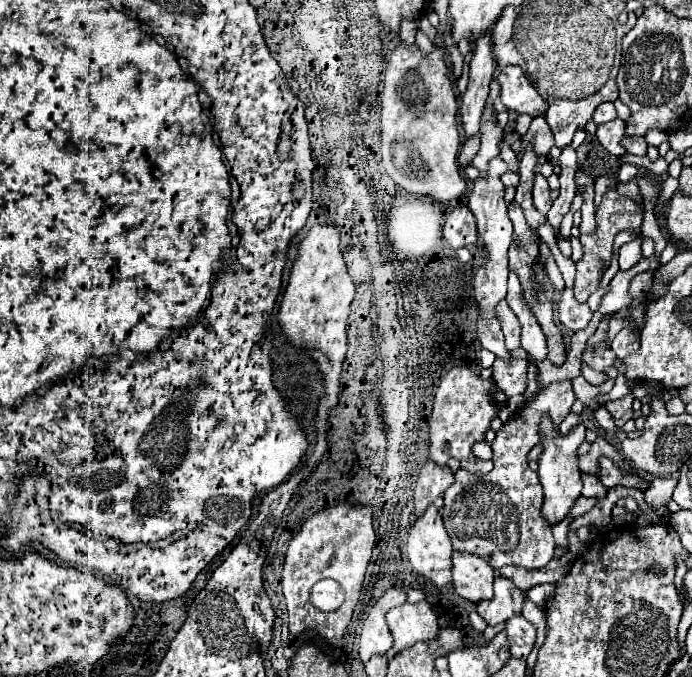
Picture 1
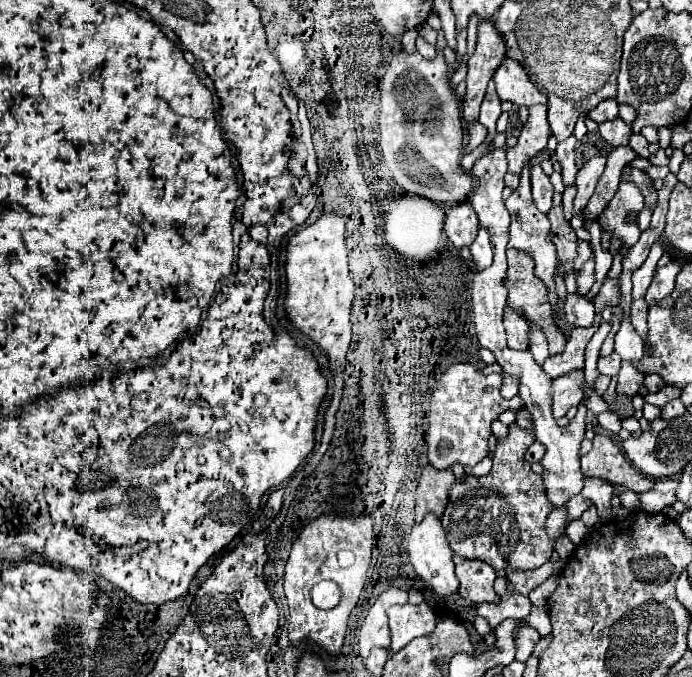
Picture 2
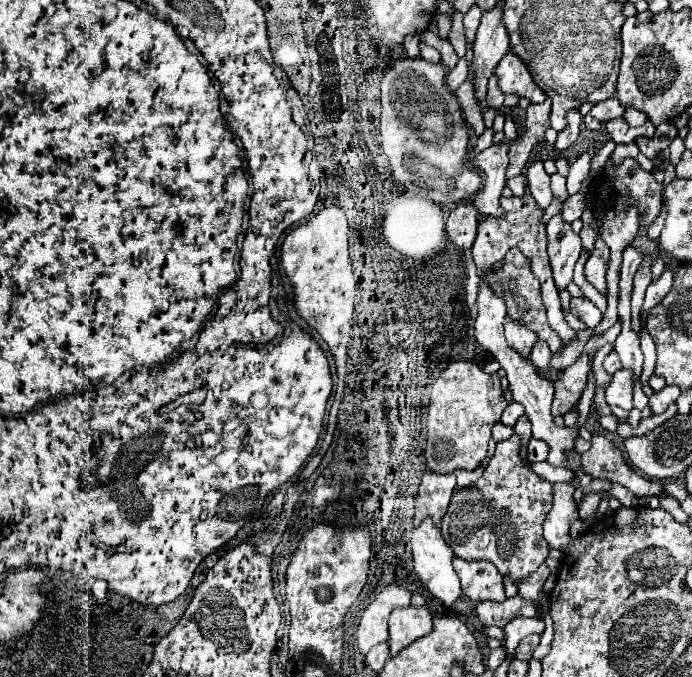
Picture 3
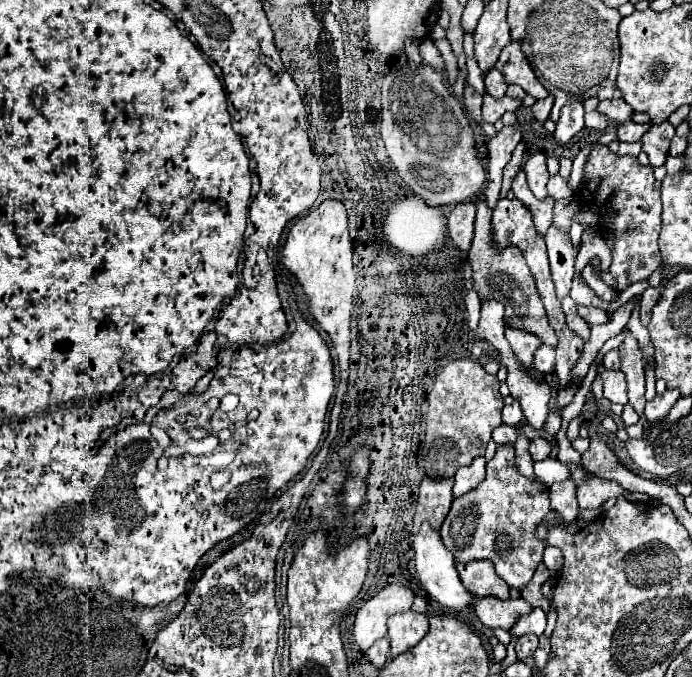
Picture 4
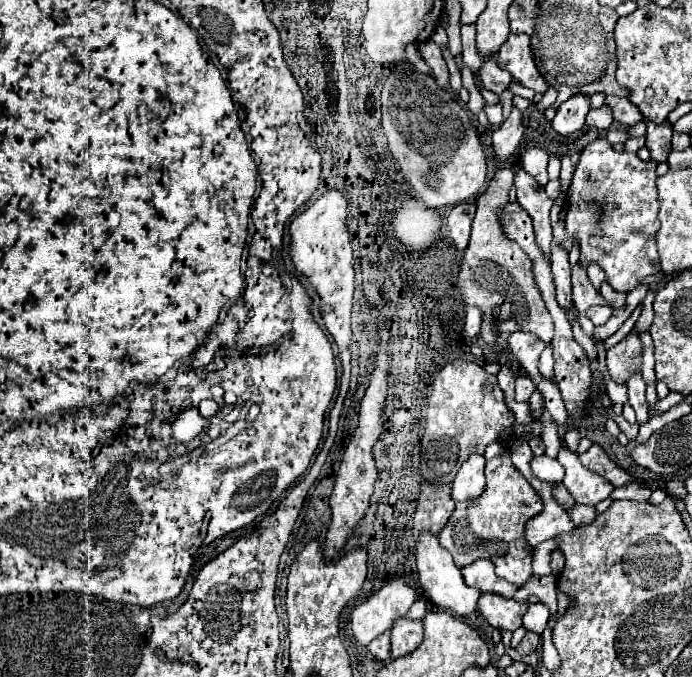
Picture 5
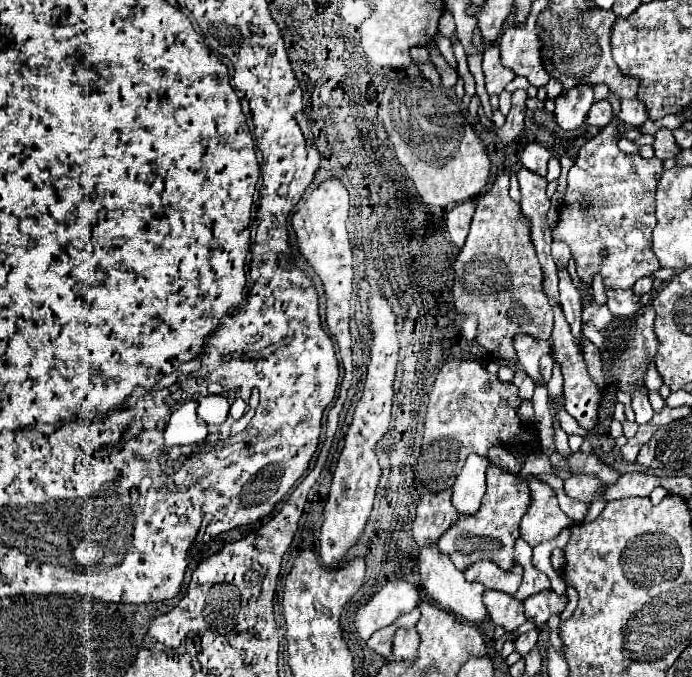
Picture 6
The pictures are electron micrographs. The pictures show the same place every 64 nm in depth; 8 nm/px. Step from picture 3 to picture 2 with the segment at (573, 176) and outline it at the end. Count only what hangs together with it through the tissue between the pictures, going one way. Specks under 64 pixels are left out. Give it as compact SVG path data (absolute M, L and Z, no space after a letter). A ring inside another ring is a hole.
M575 183L572 186L565 188L562 197L563 209L565 219L570 222L573 217L573 199L576 194L576 185Z

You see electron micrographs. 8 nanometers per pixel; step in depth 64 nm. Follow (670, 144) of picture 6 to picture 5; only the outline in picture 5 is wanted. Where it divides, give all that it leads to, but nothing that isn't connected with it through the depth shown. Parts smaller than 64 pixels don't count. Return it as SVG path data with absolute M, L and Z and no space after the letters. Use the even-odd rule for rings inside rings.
M644 117L643 121L648 126L648 130L646 130L646 148L650 150L650 158L660 164L660 162L664 162L668 158L668 154L672 150L670 148L672 124L662 122L662 126L658 126L658 124L654 124L646 117Z

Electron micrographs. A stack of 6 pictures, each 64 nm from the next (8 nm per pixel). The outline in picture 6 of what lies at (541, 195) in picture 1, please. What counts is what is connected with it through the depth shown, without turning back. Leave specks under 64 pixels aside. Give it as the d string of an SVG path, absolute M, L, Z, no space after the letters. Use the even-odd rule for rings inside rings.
M528 144L522 152L524 168L538 174L538 176L542 176L542 178L546 176L546 164L548 164L550 158L552 158L552 154L540 144Z

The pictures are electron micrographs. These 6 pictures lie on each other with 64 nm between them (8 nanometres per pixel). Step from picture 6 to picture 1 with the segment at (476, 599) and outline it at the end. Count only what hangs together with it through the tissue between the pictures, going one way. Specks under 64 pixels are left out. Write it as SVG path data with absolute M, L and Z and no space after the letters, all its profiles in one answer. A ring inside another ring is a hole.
M430 506L412 526L408 536L408 558L416 572L436 586L450 582L450 536L444 530L440 512Z

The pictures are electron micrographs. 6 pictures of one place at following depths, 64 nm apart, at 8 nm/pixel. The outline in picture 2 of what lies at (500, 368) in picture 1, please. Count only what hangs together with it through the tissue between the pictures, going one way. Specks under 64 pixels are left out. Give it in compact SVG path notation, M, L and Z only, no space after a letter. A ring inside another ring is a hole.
M502 374L502 396L504 398L512 398L518 394L518 382L514 382L514 378L510 378L510 374Z

